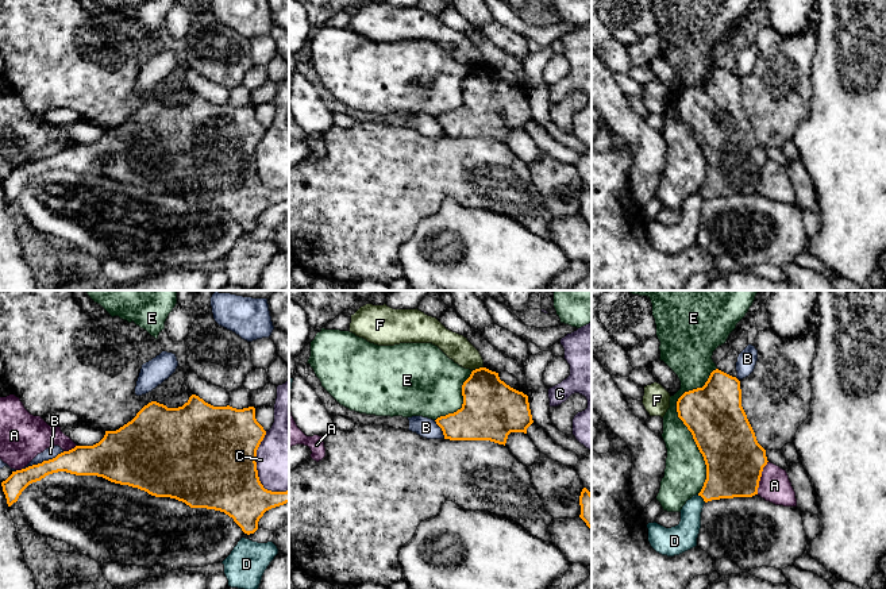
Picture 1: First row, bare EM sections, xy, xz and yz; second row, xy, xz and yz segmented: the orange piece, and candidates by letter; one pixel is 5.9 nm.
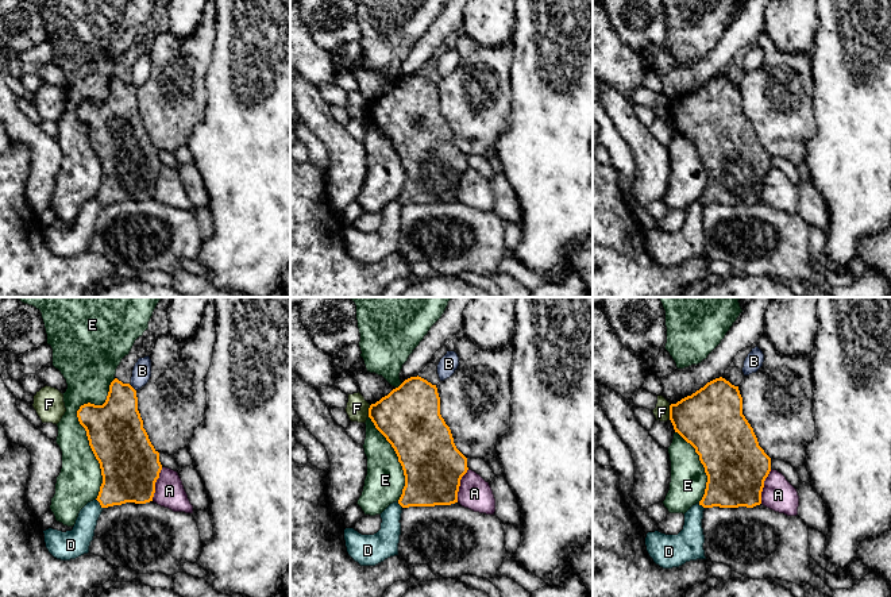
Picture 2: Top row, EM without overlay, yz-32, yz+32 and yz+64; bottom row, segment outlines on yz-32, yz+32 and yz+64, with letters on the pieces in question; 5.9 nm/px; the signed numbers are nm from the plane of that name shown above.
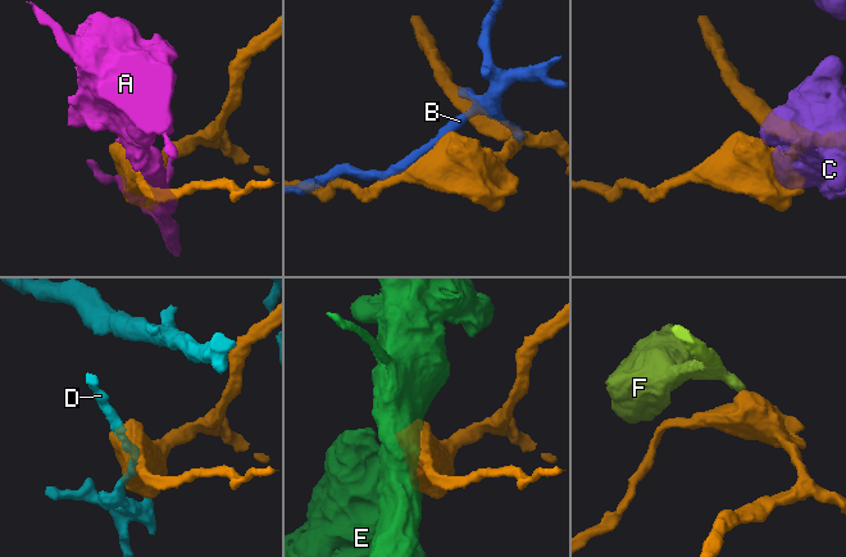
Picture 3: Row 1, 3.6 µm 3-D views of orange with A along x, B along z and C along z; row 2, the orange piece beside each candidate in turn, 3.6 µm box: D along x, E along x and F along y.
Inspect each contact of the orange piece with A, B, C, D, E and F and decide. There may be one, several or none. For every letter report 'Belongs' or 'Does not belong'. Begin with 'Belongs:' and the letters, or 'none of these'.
Belongs: none of these
A: Does not belong
B: Does not belong
C: Does not belong
D: Does not belong
E: Does not belong
F: Does not belong

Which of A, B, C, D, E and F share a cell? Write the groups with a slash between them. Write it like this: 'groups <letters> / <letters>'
groups A / B / C / D / E / F

